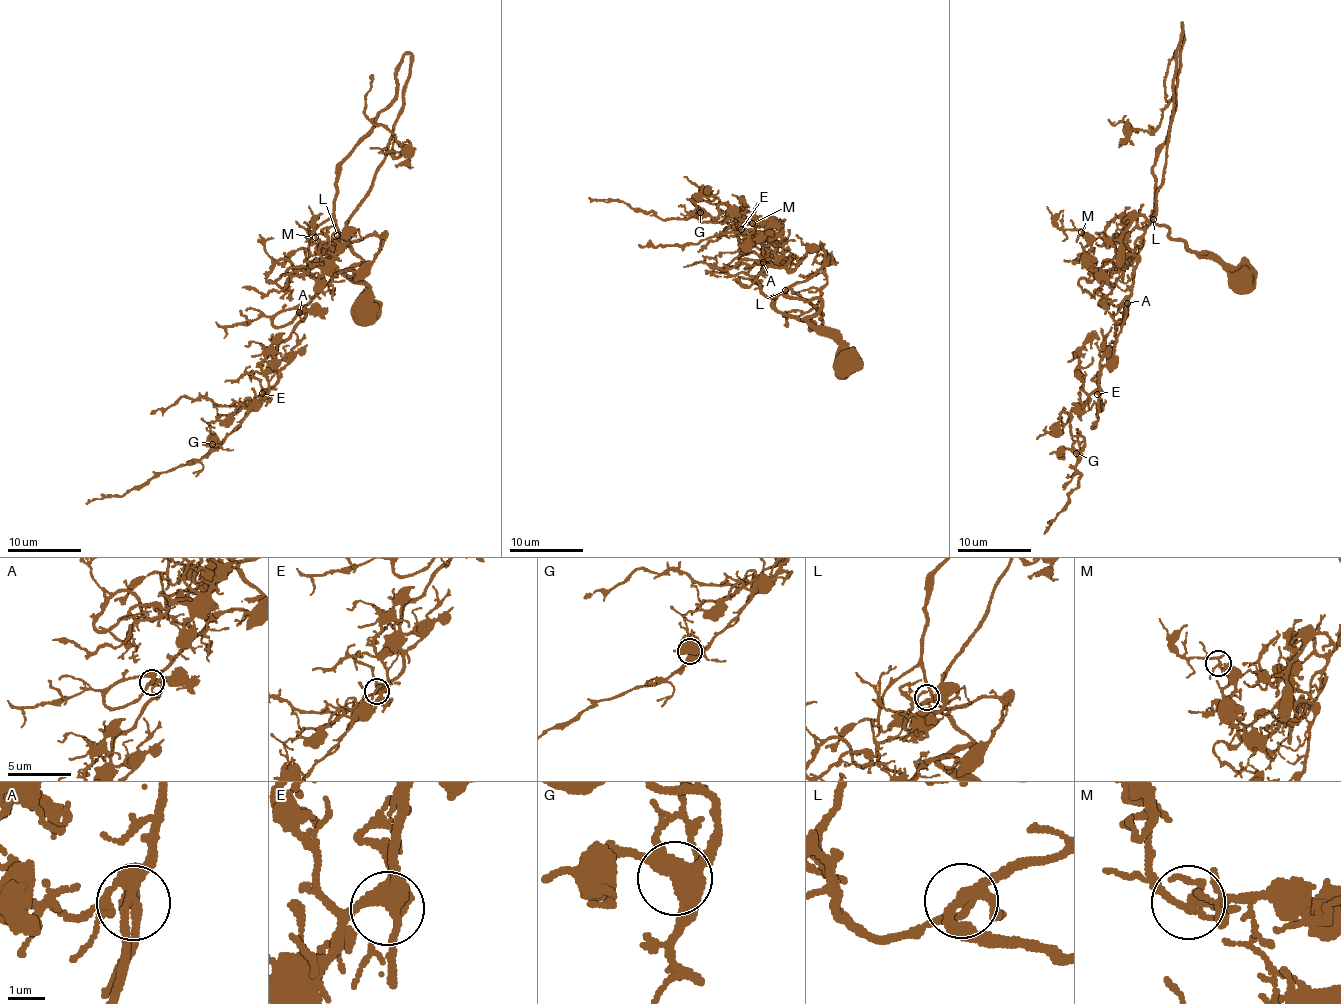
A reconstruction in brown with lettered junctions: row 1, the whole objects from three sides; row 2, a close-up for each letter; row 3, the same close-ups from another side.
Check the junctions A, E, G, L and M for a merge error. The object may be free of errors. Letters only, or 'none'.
none

